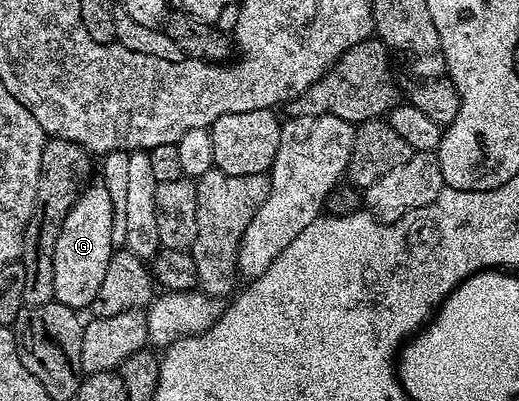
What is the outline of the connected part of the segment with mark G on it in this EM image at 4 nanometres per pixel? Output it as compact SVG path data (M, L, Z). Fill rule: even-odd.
M103 182L89 183L70 204L57 242L54 243L55 303L83 310L95 302L98 286L102 286L106 266L110 266L110 258L114 251L110 226L114 226L114 202L110 202L110 194Z

